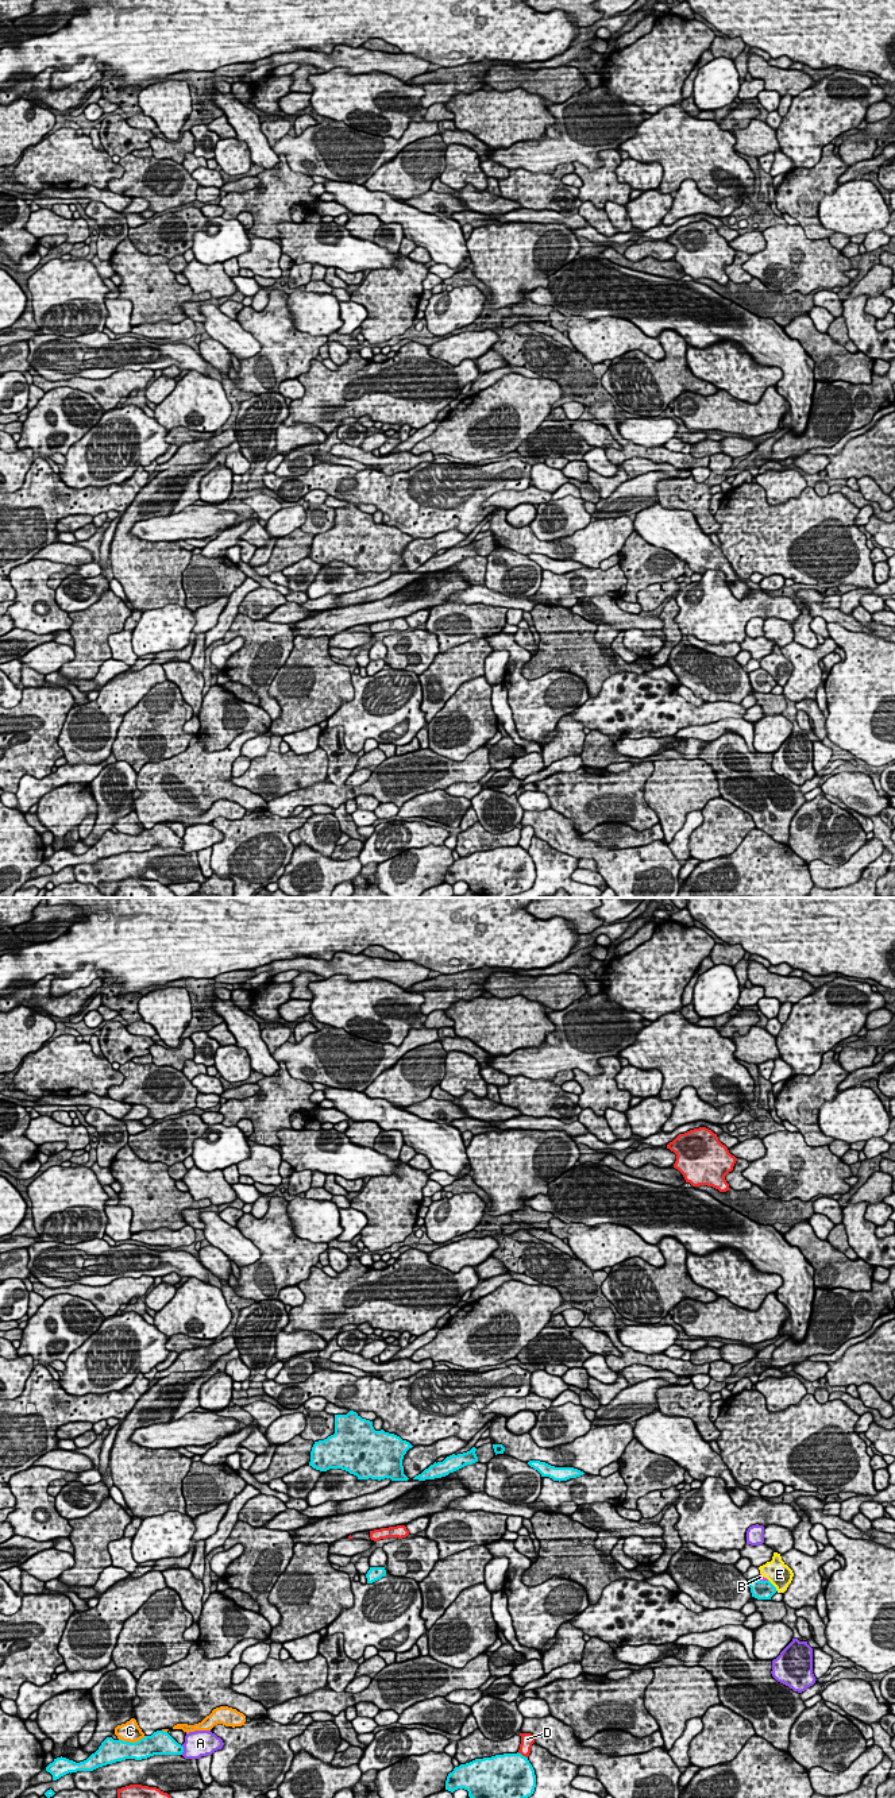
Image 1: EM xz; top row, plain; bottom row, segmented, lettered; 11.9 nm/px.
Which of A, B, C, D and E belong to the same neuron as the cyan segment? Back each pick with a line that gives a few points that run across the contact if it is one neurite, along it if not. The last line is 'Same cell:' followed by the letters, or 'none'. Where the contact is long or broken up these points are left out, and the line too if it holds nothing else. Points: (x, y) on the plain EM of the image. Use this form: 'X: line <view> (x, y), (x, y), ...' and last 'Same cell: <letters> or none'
B: line xz (760, 682), (762, 674), (760, 670)
Same cell: B

